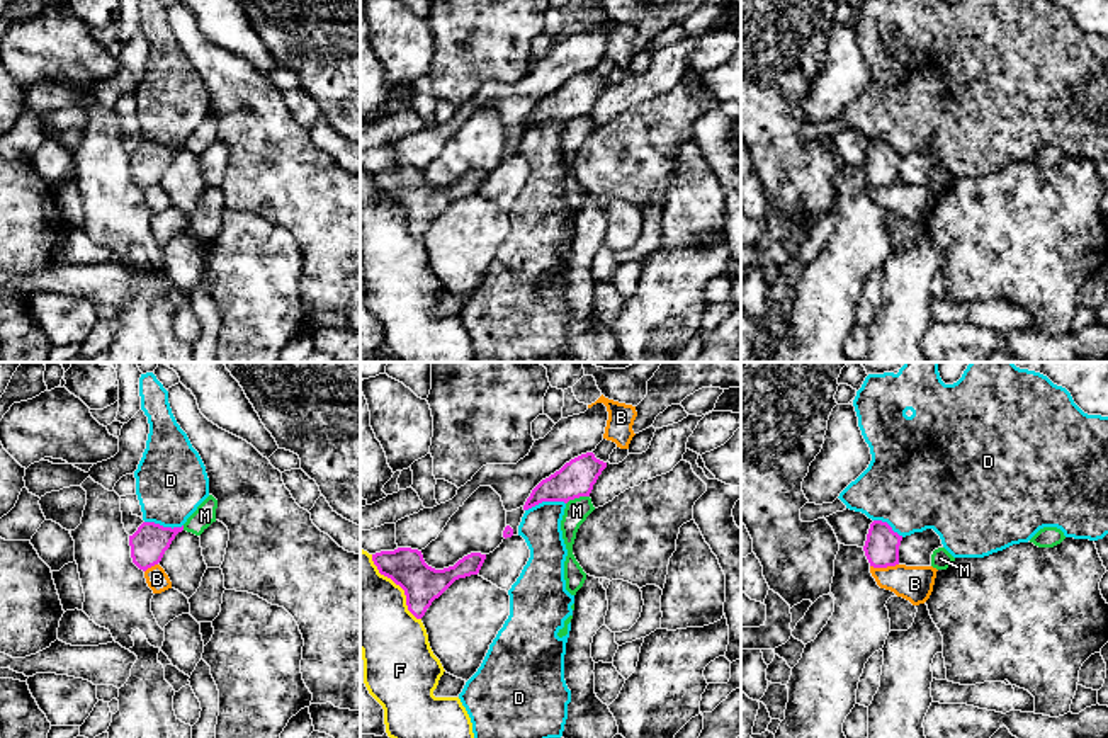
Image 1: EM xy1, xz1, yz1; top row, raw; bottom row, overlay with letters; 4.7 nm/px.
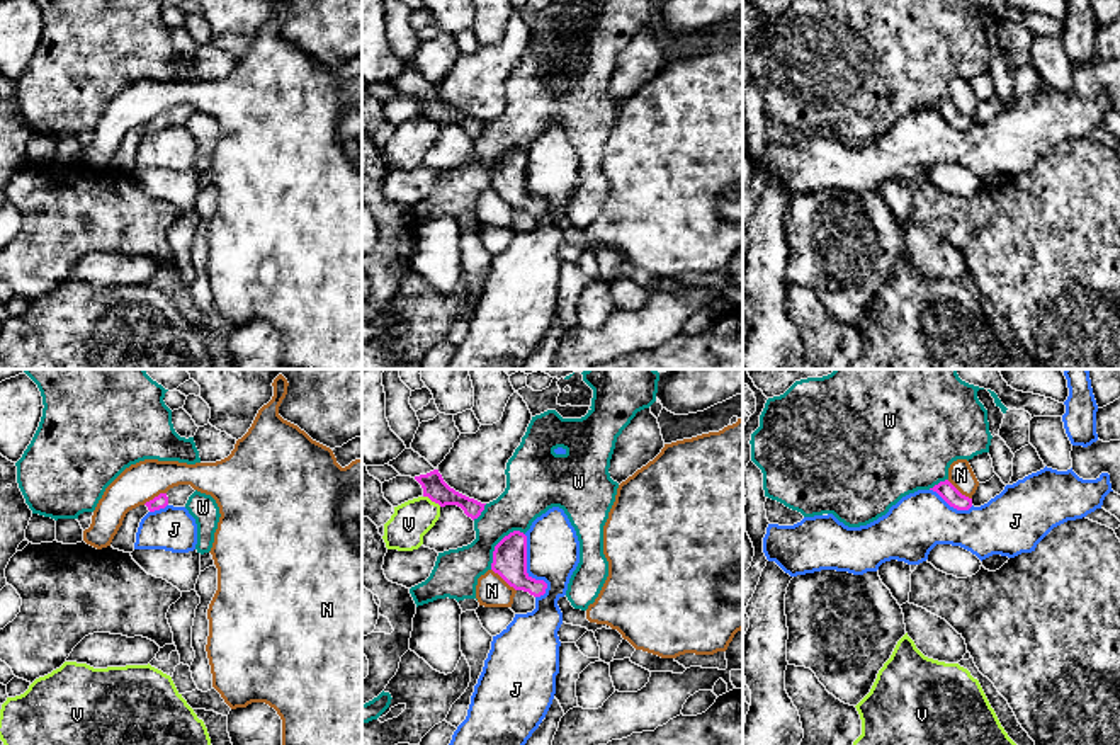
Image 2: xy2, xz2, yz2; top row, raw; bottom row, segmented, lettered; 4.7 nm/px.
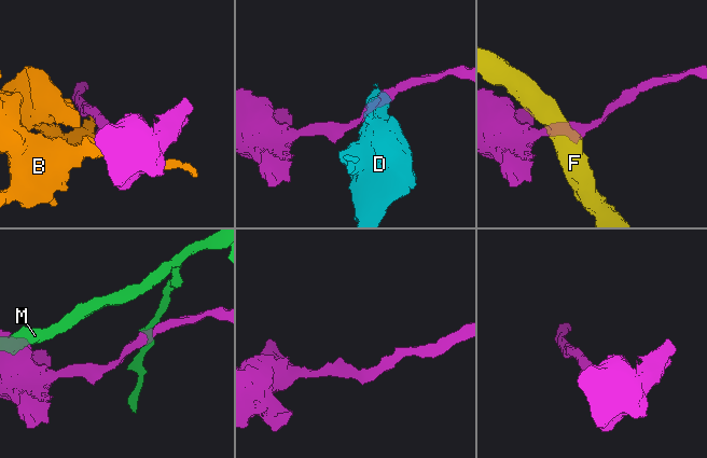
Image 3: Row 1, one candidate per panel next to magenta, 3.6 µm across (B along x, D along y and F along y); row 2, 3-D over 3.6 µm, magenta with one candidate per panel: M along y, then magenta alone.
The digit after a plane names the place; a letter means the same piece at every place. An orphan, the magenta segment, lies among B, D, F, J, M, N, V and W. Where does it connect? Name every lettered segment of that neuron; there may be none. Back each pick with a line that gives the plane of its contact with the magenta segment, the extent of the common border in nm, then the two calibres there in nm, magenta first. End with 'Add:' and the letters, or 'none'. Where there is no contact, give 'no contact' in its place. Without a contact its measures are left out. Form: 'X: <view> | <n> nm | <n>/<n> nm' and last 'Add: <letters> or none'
Add: none

